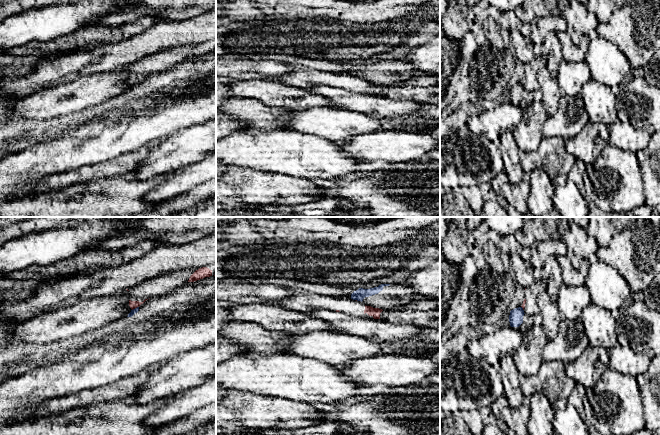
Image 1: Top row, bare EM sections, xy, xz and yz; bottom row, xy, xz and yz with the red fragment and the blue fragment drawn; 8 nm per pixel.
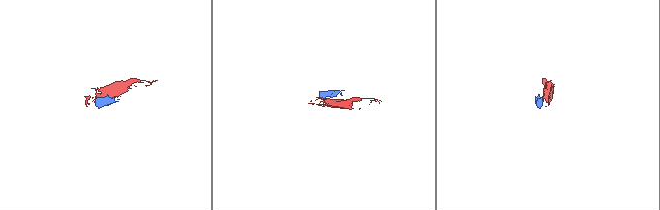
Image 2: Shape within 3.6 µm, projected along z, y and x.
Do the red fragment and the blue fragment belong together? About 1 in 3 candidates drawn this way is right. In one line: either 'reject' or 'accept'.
reject

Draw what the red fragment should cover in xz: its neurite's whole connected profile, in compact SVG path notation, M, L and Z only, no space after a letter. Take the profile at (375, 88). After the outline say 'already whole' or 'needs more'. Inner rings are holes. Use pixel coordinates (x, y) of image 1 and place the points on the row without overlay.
M291 65L291 67L292 71L280 77L278 81L305 90L317 85L326 85L360 93L367 89L374 95L380 95L380 89L383 87L379 84L366 82L361 77L350 74L313 70L301 65Z; needs more

